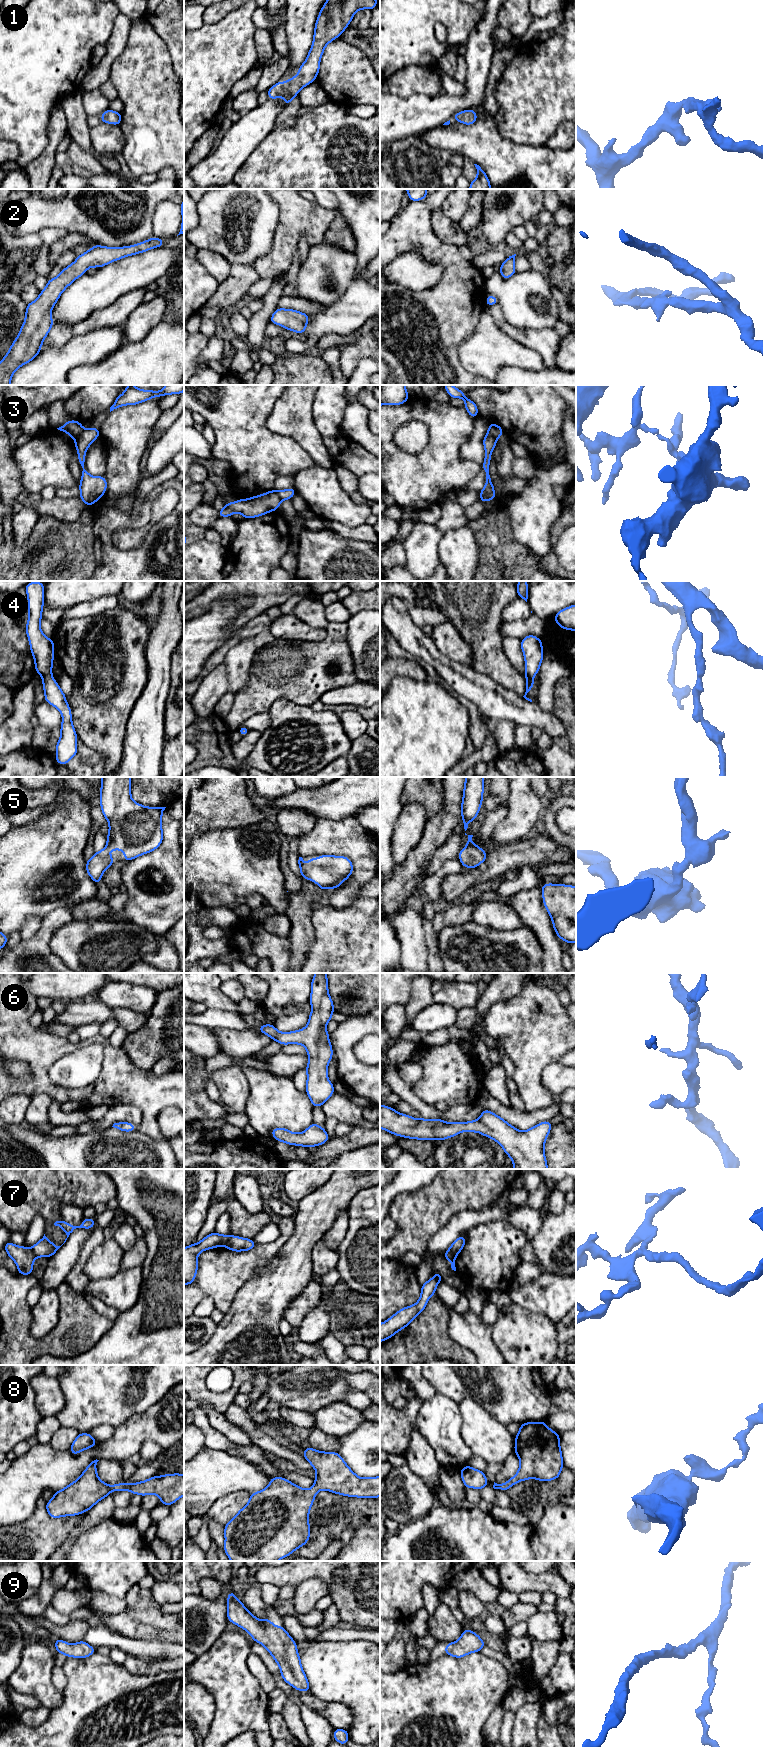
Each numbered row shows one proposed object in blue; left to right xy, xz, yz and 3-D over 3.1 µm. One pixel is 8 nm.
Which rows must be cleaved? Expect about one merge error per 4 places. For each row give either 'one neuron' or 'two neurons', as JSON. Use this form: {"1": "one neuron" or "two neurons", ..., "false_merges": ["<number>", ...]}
{"1": "one neuron", "2": "one neuron", "3": "two neurons", "4": "one neuron", "5": "one neuron", "6": "one neuron", "7": "two neurons", "8": "one neuron", "9": "one neuron", "false_merges": ["3", "7"]}

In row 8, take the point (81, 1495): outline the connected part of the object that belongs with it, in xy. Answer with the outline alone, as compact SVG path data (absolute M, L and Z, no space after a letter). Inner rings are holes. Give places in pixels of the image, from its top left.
M97 1459L92 1461L77 1480L69 1484L64 1489L54 1492L53 1498L45 1504L47 1512L51 1518L56 1519L63 1516L80 1515L84 1511L89 1511L97 1502L108 1496L111 1491L127 1490L132 1494L139 1494L141 1496L155 1494L160 1498L162 1504L168 1506L171 1506L184 1495L184 1475L180 1473L154 1476L143 1482L136 1482L134 1484L117 1483L112 1486L107 1485L98 1478L98 1474L96 1472L98 1461L99 1460Z

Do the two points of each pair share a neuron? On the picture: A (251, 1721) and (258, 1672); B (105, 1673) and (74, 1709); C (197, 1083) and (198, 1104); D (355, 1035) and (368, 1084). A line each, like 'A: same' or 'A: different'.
A: different
B: same
C: different
D: same

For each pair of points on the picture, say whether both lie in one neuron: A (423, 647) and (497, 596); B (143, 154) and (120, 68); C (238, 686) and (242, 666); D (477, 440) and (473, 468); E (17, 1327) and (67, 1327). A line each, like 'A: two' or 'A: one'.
A: two
B: one
C: one
D: two
E: one

